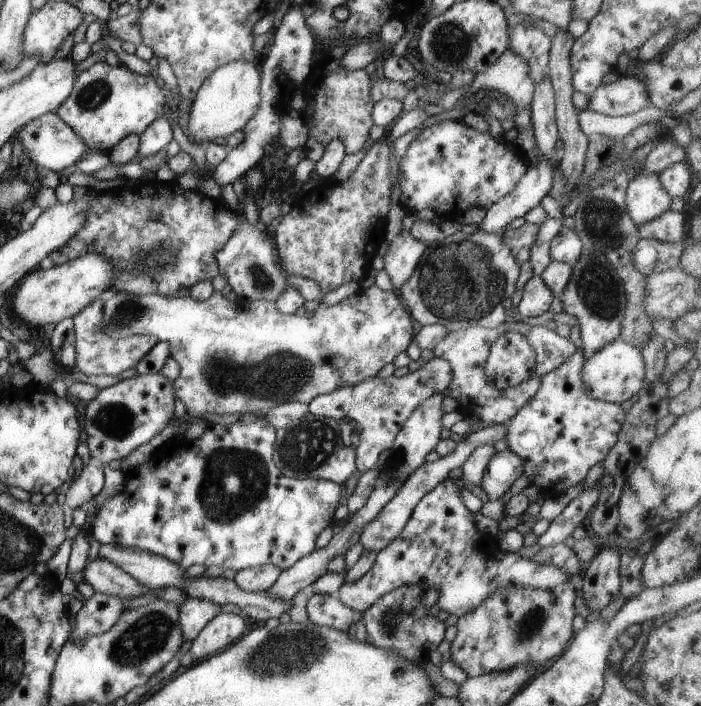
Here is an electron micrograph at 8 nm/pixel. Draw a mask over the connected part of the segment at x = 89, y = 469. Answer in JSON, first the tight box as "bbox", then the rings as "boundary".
{"bbox":[65,462,103,509],"boundary":[[[91,462],[82,466],[65,492],[65,504],[72,509],[85,507],[103,488],[103,482],[103,471],[99,464]]]}

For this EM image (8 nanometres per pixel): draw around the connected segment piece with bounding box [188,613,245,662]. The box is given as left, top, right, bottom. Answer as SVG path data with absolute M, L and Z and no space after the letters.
M220 613L213 616L189 646L189 653L194 662L211 657L223 646L229 647L236 642L245 630L243 617L237 614Z

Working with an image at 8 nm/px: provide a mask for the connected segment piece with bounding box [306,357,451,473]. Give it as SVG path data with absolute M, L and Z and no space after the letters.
M431 358L426 364L395 378L373 376L353 386L340 386L332 392L318 395L307 404L308 413L319 418L349 422L356 428L353 448L355 467L359 472L367 472L375 467L377 458L391 447L393 438L399 433L403 422L411 416L417 404L421 404L431 394L443 393L451 381L450 367L441 358Z

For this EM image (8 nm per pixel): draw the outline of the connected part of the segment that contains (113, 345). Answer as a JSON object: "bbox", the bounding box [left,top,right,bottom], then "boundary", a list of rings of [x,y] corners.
{"bbox":[72,298,158,376],"boundary":[[[95,298],[91,304],[81,308],[73,320],[74,331],[74,360],[72,370],[79,371],[86,376],[105,375],[113,376],[126,369],[133,369],[137,360],[141,360],[147,352],[158,342],[153,336],[134,335],[111,340],[111,336],[97,330],[97,323],[103,318],[104,298]]]}

